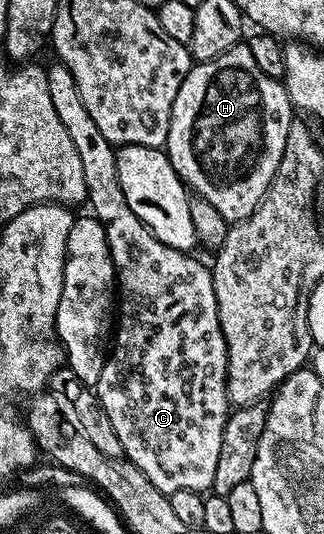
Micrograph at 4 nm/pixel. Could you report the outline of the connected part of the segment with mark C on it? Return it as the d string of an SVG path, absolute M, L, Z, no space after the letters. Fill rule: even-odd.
M59 61L47 64L46 70L48 72L46 85L50 85L50 102L54 104L54 110L58 113L63 127L66 128L66 134L70 137L70 141L74 141L74 149L78 149L78 158L82 160L82 174L86 180L86 193L88 194L86 203L87 206L92 206L89 207L91 214L95 215L97 221L106 229L106 241L110 245L110 257L116 270L118 318L114 323L114 342L111 344L102 365L102 377L98 377L94 388L96 396L100 398L102 409L106 409L106 417L110 421L110 425L114 425L114 433L118 433L118 441L124 450L123 458L134 464L157 489L163 491L167 496L178 493L178 489L207 492L214 481L214 469L218 469L218 453L222 453L222 433L230 414L228 346L220 324L218 301L214 297L212 272L205 264L203 267L198 260L191 259L193 257L191 254L178 249L170 249L170 245L162 245L162 241L158 241L158 237L154 237L152 230L133 213L130 205L126 205L126 193L122 193L122 181L118 181L117 148L110 141L106 141L104 134L98 130L98 124L90 118L90 112L86 110L86 105L82 105L82 93L78 93L78 84L74 81L74 73L70 73L70 69L66 69L66 65Z

